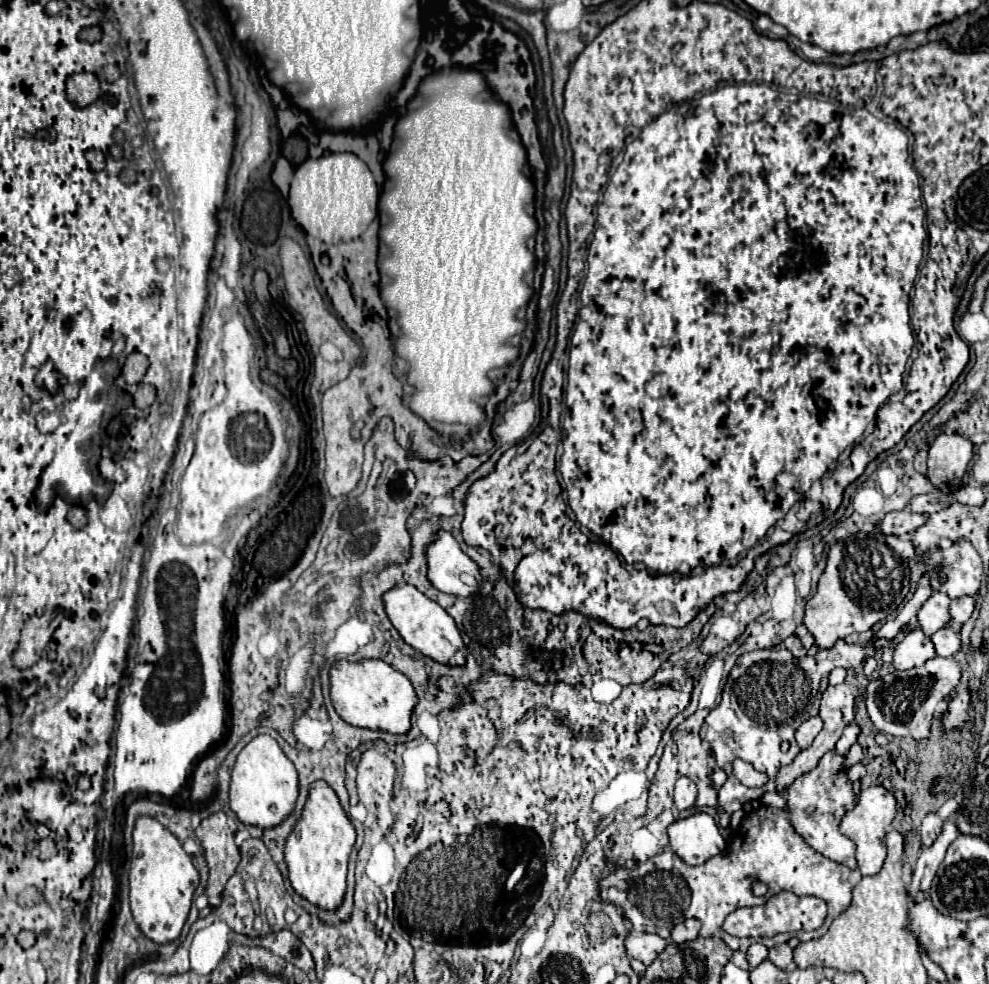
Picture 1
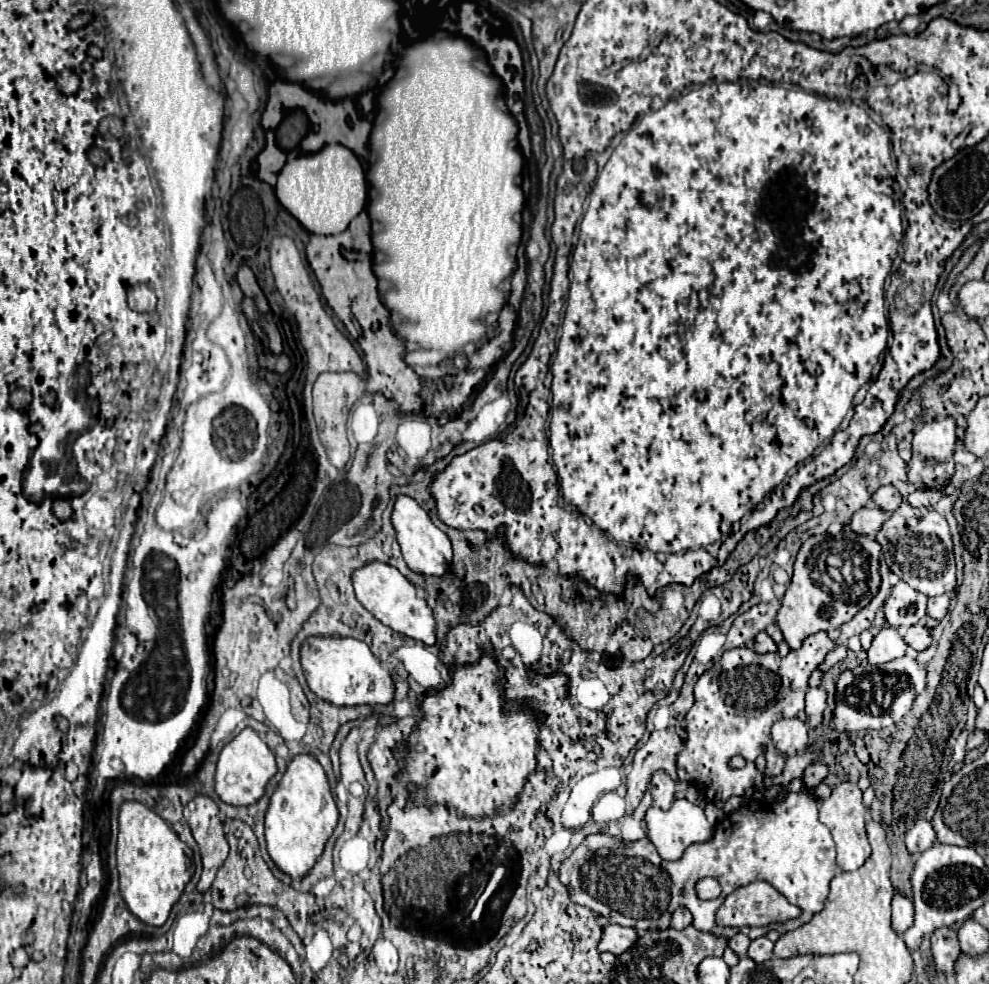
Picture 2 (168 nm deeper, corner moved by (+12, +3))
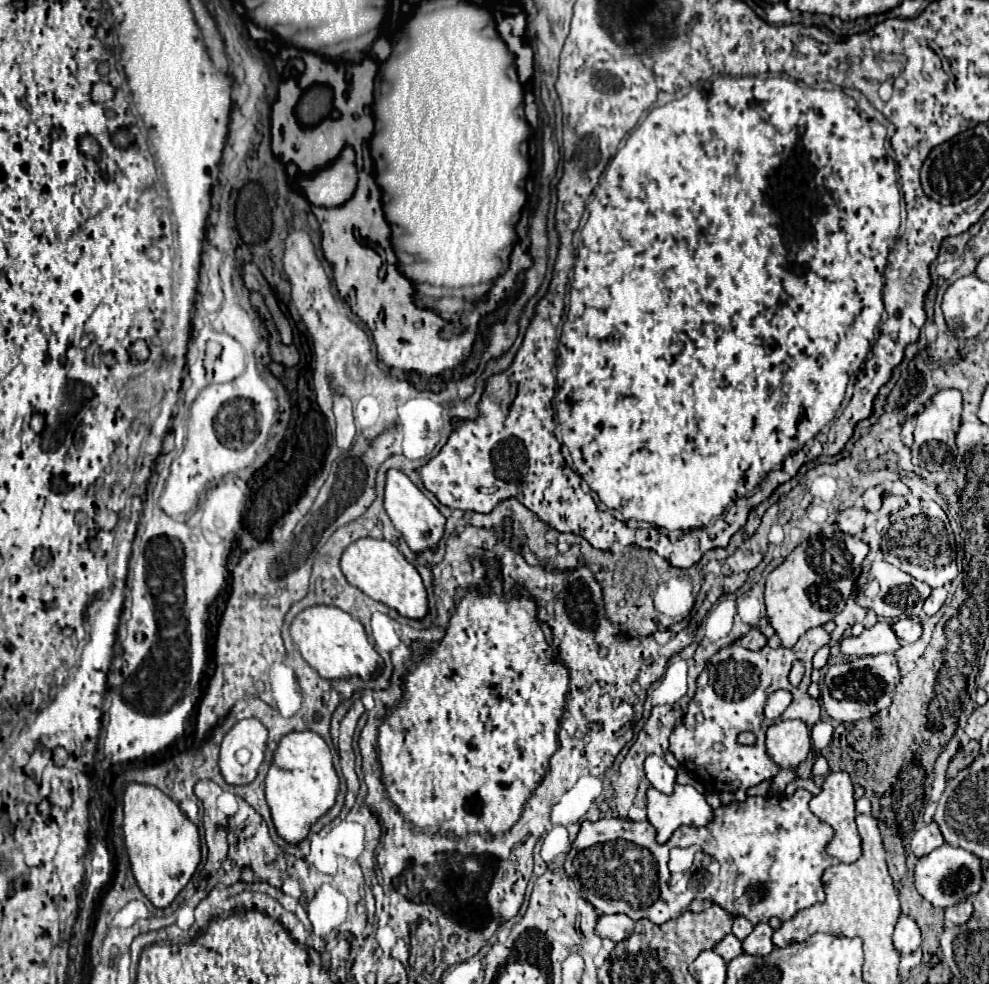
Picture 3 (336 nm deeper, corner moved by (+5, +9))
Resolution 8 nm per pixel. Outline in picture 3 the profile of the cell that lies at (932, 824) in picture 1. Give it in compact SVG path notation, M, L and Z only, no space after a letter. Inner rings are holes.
M932 821L932 823L920 827L918 831L914 831L910 847L912 847L912 853L916 855L916 859L920 859L920 857L928 855L930 851L934 851L936 847L940 847L942 843L944 843L944 837L942 837L938 825Z

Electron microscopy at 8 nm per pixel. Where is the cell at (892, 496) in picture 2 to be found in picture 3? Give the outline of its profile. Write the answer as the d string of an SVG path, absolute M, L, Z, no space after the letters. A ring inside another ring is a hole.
M876 485L876 487L868 489L868 491L864 491L862 501L864 501L864 509L866 509L866 511L874 513L874 511L880 509L880 505L882 505L882 491L884 491L882 485Z

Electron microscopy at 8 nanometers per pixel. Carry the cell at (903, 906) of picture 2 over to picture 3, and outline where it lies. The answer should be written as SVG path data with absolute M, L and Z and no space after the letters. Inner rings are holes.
M900 915L892 941L900 955L910 955L918 951L920 949L920 929L916 921L912 921L908 915Z

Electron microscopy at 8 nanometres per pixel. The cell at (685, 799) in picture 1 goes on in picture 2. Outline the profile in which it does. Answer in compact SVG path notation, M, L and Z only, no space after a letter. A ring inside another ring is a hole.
M657 771L651 779L651 793L659 809L669 809L675 801L675 781L665 771Z

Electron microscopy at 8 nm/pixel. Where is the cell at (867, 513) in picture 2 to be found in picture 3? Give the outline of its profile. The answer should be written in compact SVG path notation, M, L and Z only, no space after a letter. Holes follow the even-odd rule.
M850 507L846 511L842 511L836 519L838 527L842 533L848 535L858 535L864 529L864 517L866 517L866 509L864 507Z

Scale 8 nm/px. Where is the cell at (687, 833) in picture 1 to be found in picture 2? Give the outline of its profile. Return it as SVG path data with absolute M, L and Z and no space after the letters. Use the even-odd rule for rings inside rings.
M679 799L673 803L669 811L663 811L659 807L651 807L645 815L647 821L647 837L657 847L657 853L665 861L677 861L683 857L685 849L693 843L705 843L709 837L713 837L713 825L705 819L705 813L701 807L689 803L687 799Z

